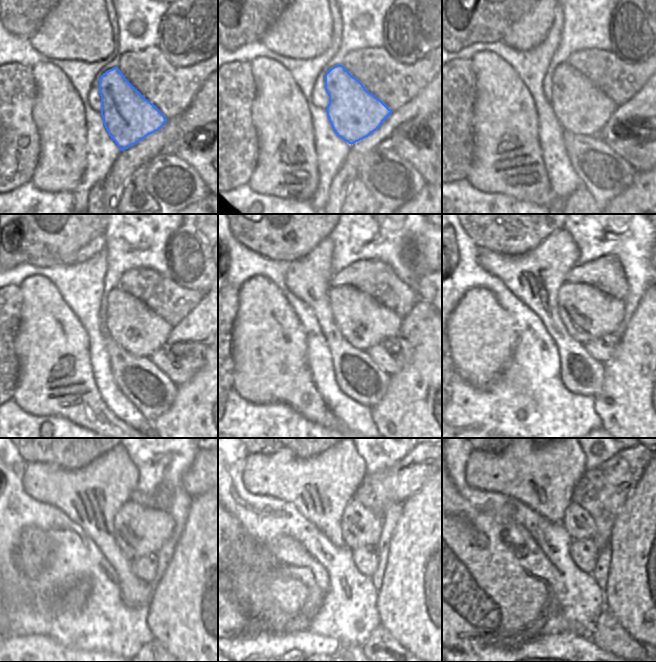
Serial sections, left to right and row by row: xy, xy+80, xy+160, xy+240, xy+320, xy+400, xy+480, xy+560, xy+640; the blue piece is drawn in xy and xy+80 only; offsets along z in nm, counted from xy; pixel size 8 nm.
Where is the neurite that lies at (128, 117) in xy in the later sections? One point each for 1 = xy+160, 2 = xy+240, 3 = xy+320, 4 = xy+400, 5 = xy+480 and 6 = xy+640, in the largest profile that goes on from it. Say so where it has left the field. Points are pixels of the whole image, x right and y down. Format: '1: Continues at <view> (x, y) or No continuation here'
1: Continues at xy+160 (582, 108)
2: Continues at xy+240 (129, 322)
3: Continues at xy+320 (364, 322)
4: Continues at xy+400 (587, 313)
5: Continues at xy+480 (138, 530)
6: Continues at xy+640 (579, 524)

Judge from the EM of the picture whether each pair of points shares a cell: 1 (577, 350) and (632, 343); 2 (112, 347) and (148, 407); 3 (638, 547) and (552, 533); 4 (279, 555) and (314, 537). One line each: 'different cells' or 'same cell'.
1: different cells
2: same cell
3: different cells
4: different cells

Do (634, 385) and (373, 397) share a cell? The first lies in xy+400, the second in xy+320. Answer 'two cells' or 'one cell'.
two cells

